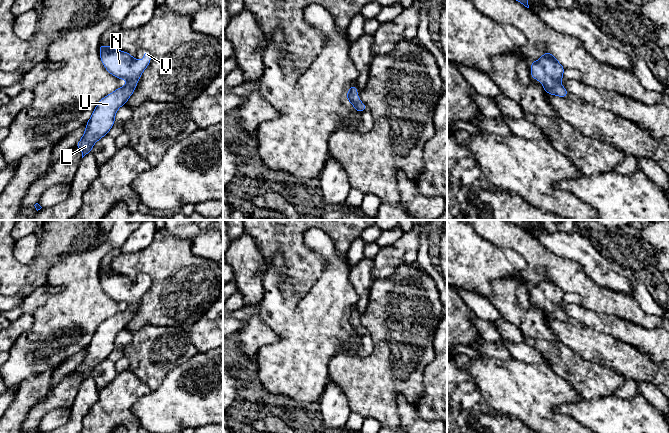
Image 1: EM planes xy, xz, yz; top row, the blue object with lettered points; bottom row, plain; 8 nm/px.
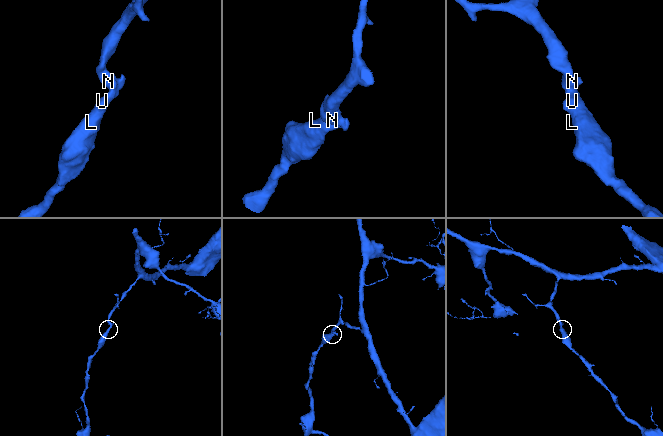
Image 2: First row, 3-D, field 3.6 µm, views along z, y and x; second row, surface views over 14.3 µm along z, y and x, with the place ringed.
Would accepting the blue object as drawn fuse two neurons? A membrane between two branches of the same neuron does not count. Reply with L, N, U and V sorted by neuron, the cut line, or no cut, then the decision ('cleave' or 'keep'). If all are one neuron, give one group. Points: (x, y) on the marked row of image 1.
L N U V | no cut | keep

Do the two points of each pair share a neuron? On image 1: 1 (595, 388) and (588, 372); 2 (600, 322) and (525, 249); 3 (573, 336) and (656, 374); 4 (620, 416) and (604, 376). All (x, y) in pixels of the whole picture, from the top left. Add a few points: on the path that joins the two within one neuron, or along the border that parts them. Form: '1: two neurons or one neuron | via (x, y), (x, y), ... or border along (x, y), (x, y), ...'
1: one neuron | via (595, 384), (588, 376)
2: two neurons | border along (581, 304), (590, 310), (608, 314)
3: one neuron | via (594, 347), (605, 349), (635, 365)
4: two neurons | border along (612, 394), (588, 400)

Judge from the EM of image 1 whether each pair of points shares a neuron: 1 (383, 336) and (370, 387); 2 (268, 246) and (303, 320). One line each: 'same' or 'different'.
1: same
2: different

